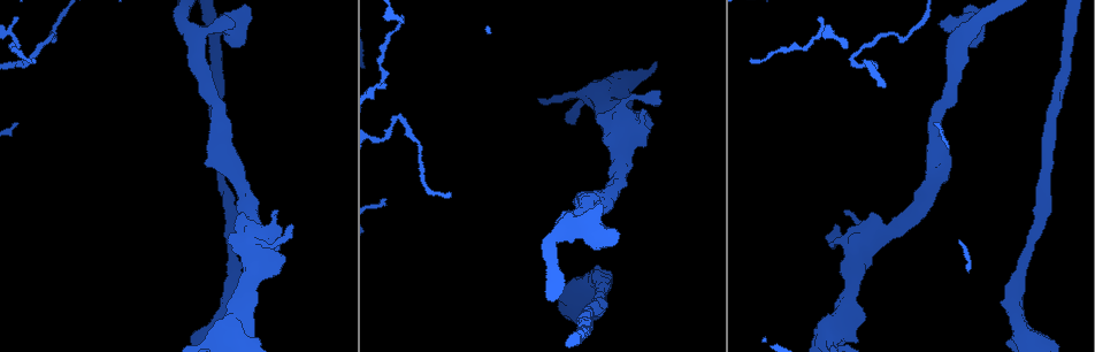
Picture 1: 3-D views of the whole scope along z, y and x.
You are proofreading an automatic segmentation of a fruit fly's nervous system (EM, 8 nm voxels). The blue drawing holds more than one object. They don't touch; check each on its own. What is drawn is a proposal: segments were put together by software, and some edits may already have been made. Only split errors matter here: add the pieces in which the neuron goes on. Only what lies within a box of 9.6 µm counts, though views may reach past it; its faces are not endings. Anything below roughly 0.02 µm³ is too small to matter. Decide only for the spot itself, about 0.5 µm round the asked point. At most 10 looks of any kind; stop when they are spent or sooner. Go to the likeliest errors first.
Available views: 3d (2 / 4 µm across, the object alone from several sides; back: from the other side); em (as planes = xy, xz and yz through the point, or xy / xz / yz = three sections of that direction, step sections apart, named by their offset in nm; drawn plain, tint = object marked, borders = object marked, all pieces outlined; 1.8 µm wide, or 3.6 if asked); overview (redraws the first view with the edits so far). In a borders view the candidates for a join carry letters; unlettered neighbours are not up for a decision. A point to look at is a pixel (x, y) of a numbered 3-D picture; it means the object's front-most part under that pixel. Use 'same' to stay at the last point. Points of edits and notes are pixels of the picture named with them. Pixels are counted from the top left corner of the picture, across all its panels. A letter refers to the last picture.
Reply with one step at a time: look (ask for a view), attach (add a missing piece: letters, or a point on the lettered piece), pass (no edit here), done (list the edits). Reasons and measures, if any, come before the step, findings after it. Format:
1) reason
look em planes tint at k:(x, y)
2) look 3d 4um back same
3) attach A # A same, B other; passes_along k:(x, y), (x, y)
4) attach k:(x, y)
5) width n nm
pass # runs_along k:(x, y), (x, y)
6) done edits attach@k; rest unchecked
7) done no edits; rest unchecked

sudden change in width
look 3d 4um at 1:(591, 294)

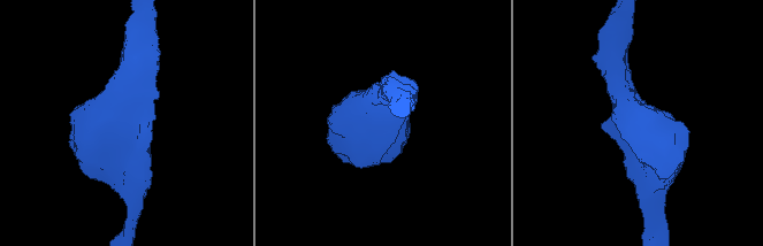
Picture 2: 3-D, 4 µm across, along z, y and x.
shape alone is not enough
look em 3.6um xz step 8 tint at 2:(381, 119)

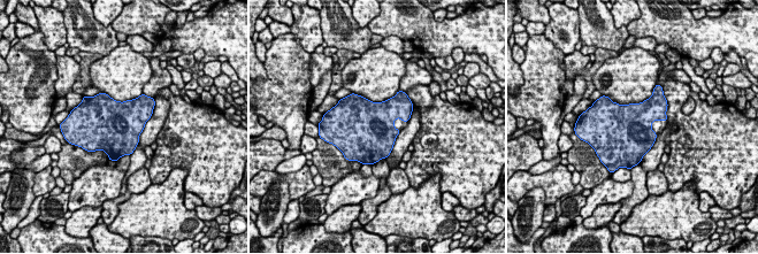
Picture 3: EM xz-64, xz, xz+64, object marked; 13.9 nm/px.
look em 3.6um planes borders same

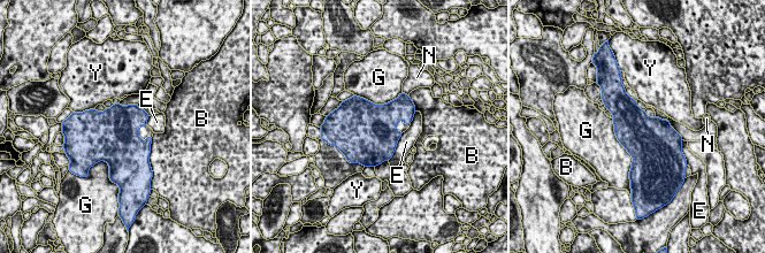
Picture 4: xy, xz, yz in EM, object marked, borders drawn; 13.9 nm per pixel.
width 600 nm
pass # B other, E other, G other, N other, Y other; border 4:(611, 119), (632, 167); none of them fits

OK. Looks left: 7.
branch stops here
look 3d 4um at 1:(235, 22)

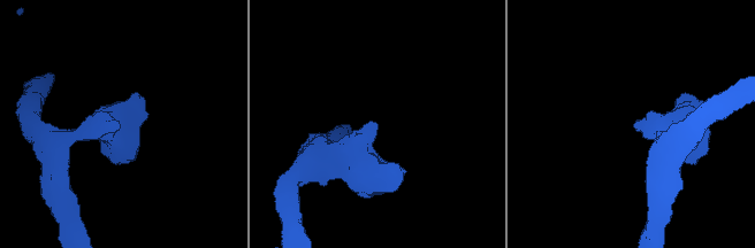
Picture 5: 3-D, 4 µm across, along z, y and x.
look em planes borders at 5:(375, 122)

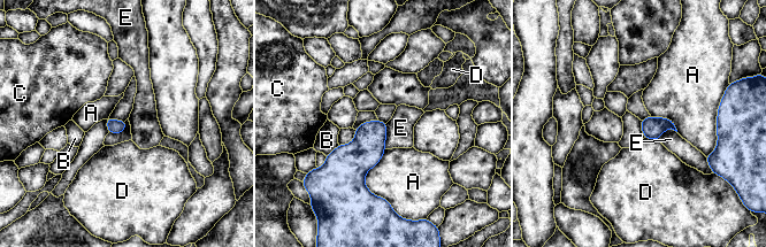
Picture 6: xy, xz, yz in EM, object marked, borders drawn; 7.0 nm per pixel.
pass # A other, B other, C other, D other, E other; none of them fits

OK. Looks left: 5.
abrupt turn
look 3d 2um at 1:(24, 63)

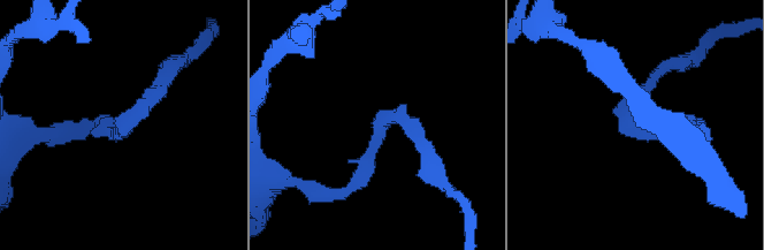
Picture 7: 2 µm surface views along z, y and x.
look em yz step 4 tint at 7:(626, 115)

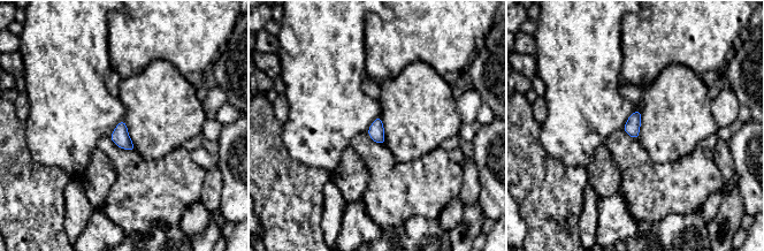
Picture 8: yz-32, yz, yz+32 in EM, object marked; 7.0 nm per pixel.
another direction
look em planes borders same

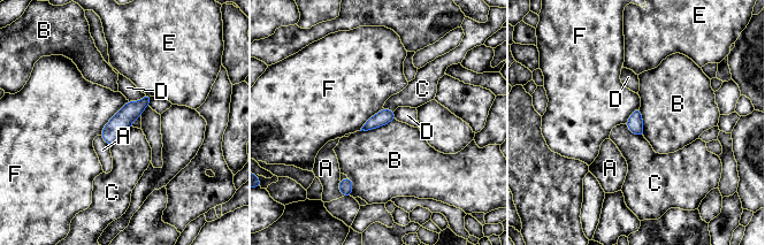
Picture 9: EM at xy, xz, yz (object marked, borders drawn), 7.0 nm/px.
width 110 nm
pass # A other, B other, C other, D other, E other, F other; runs_along 9:(146, 98), (109, 134), (108, 140); none of them fits

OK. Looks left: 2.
tapers out
look 3d 4um at 1:(274, 213)

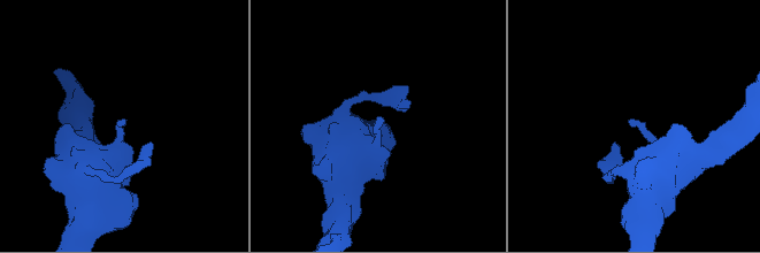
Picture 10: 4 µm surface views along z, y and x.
shape alone is not enough
look em planes borders at 10:(377, 118)

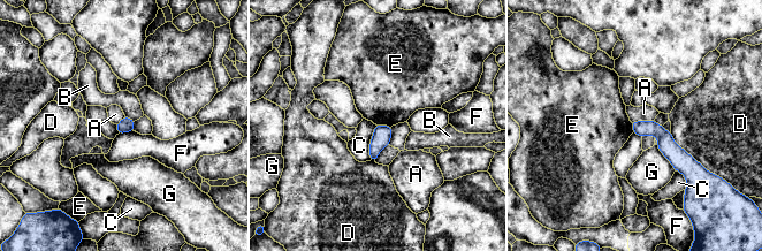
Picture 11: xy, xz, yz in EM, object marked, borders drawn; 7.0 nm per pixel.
width 110 nm
pass # A other, B other, C other, D other, E other, F other, G other; border 11:(375, 124), (370, 142), (368, 160); no lettered piece goes on from it

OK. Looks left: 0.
done no edits; rest unchecked

